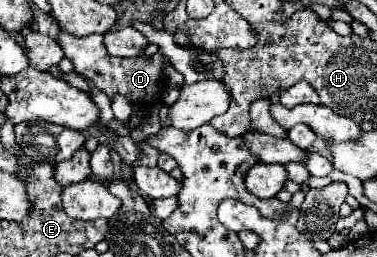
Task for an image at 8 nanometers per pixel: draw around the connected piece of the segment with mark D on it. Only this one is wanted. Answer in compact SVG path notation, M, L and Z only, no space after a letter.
M65 31L59 33L59 45L65 51L65 57L69 57L75 65L75 73L81 73L85 79L91 79L97 89L101 89L107 97L115 95L125 95L131 105L139 105L143 111L153 109L155 105L163 103L165 91L167 91L167 81L163 75L163 69L171 63L163 59L163 53L155 53L153 57L133 57L133 59L123 59L123 57L111 57L107 55L107 49L103 47L103 35L87 35L87 37L75 37Z

